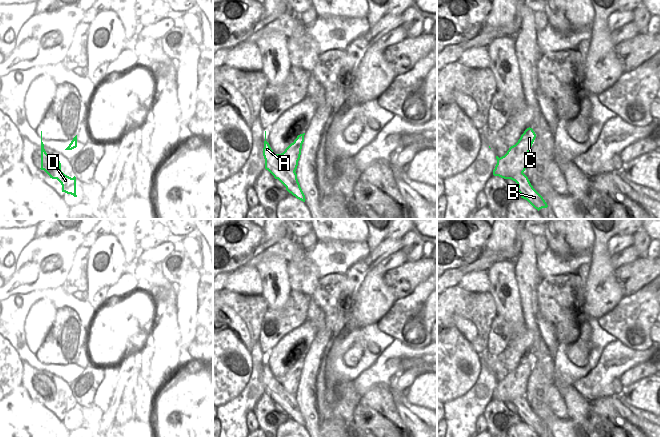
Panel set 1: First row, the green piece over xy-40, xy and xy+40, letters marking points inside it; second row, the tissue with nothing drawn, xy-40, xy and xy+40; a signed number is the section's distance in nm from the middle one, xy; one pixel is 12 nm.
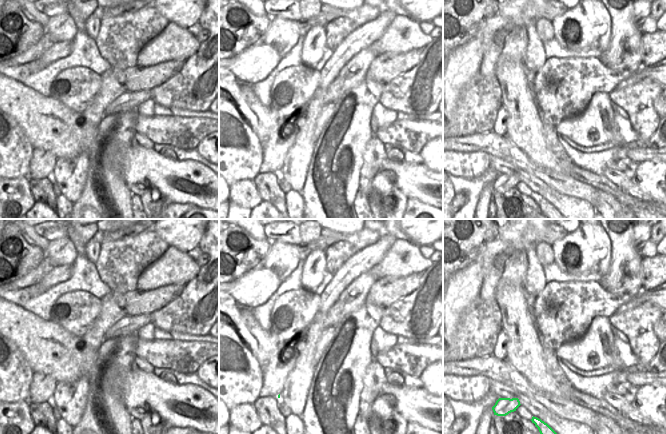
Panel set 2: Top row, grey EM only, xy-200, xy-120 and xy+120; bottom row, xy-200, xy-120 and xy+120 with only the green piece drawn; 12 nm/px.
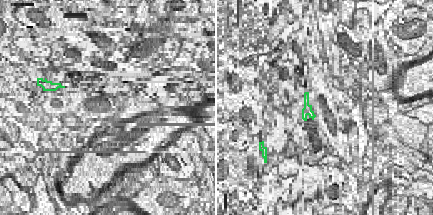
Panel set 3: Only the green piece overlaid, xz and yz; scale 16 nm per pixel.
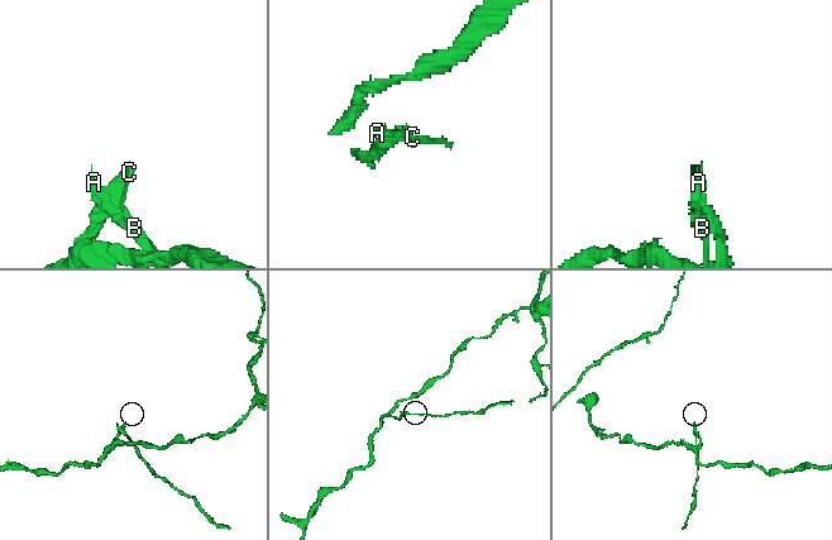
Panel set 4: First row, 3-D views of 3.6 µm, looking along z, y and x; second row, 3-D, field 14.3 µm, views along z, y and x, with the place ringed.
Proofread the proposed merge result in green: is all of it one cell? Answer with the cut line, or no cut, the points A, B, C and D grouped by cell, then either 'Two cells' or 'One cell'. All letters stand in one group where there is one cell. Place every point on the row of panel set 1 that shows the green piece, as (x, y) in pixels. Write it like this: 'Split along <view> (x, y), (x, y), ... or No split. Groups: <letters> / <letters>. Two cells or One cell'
Split along xy (277, 154), (283, 165), (288, 170), (294, 171). Groups: A B D / C. Two cells

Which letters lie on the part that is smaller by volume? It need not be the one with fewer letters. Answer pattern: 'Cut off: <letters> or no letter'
Cut off: A, B, D

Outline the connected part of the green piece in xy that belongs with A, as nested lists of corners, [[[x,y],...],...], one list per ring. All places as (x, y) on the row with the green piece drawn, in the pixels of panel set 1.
[[[266,131],[263,156],[265,159],[265,169],[268,170],[275,179],[278,179],[286,187],[286,190],[289,193],[305,202],[305,195],[298,182],[296,172],[288,171],[282,163],[280,156],[273,152],[269,143],[266,141]]]

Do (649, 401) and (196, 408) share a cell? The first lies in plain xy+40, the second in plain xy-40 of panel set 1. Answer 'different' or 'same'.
different

